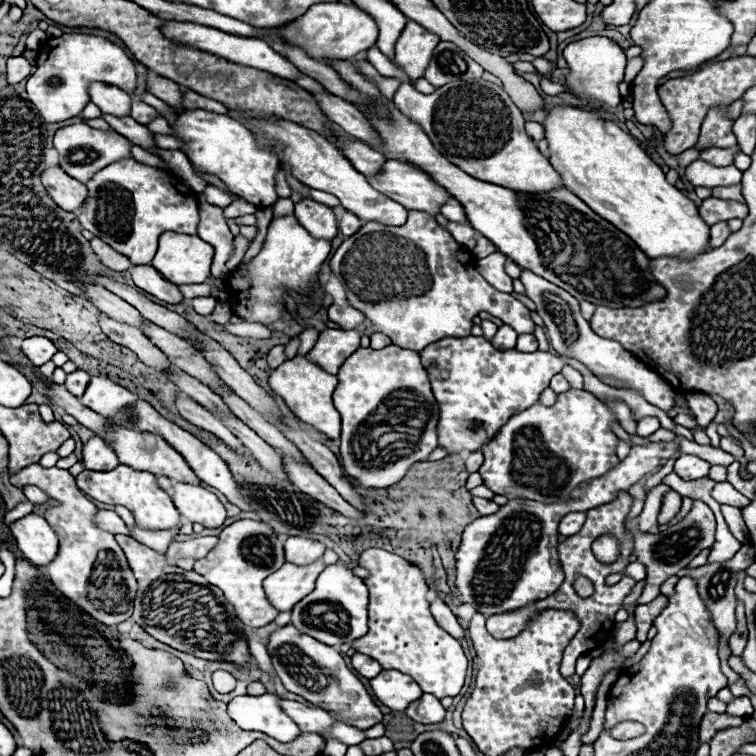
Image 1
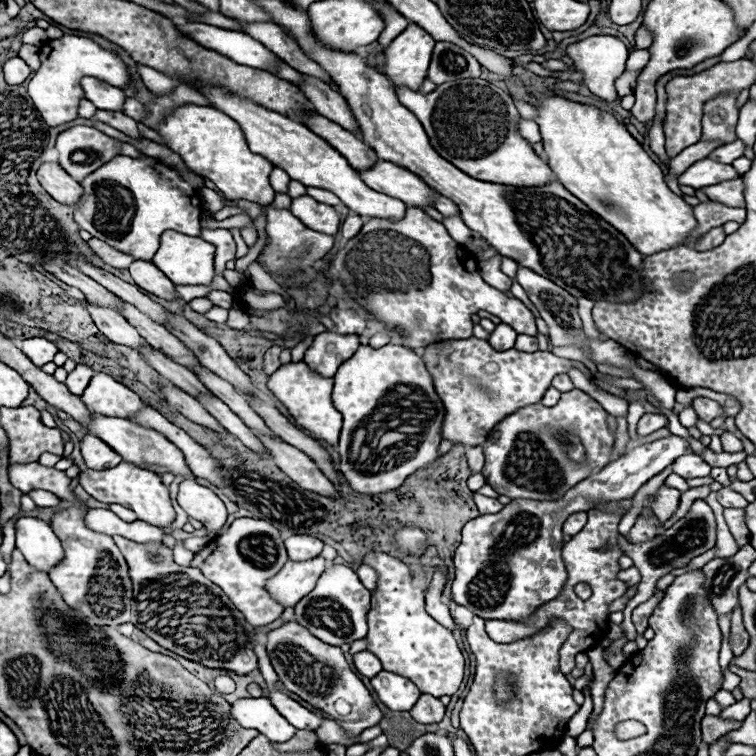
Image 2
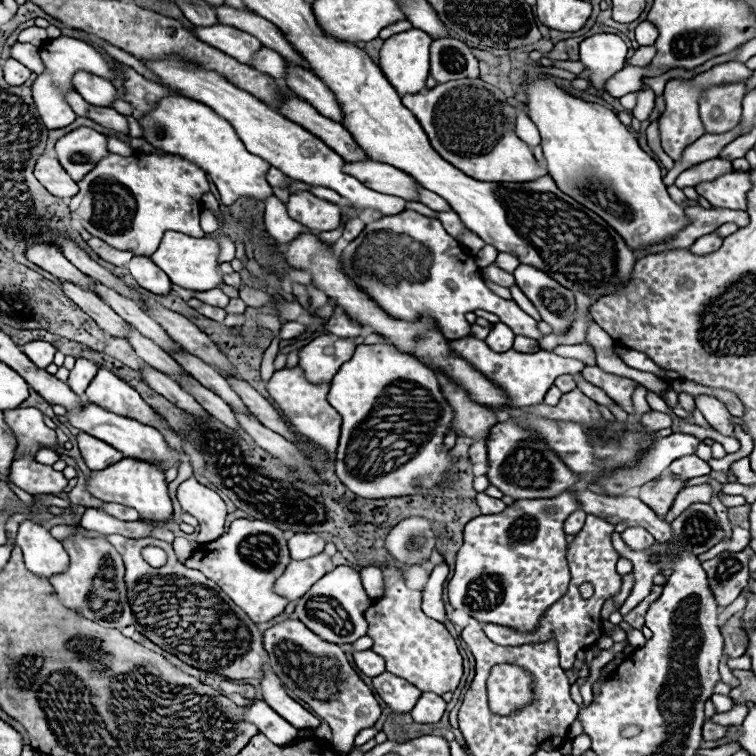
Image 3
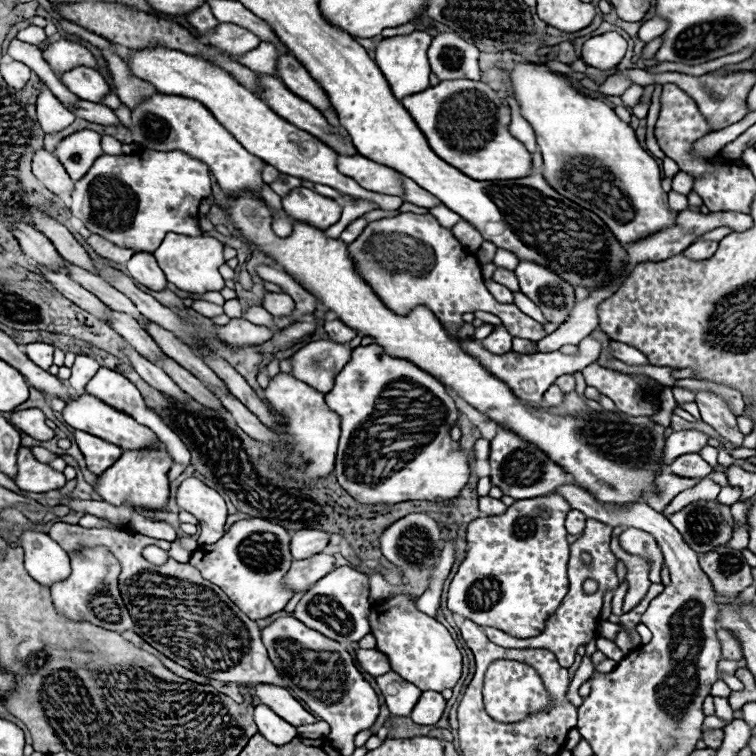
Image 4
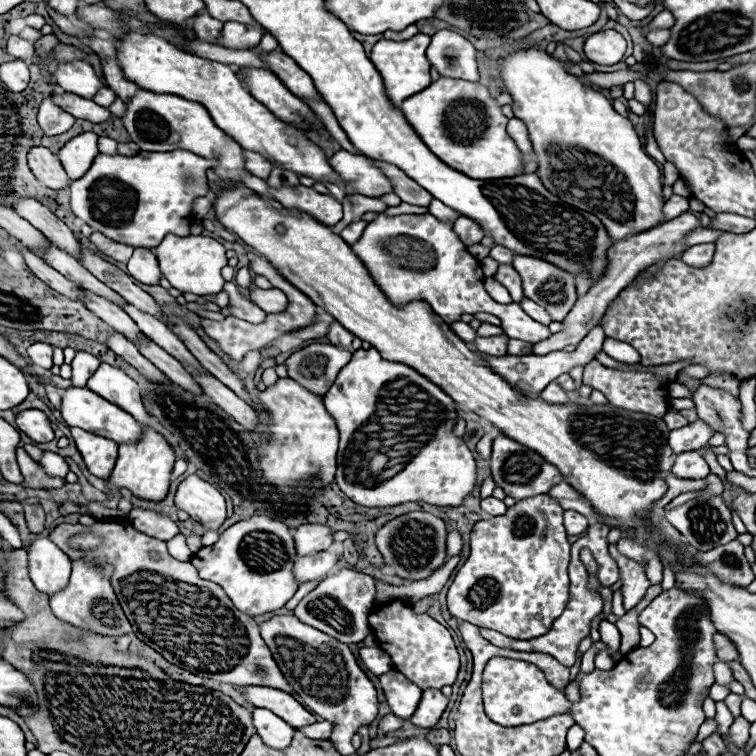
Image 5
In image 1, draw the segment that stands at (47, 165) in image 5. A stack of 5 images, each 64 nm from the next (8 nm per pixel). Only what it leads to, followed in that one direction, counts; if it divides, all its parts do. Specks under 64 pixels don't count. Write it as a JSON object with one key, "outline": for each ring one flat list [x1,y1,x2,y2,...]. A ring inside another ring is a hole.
{"outline":[[60,166,46,168,40,176,46,192,50,198,64,210,74,212,84,204,84,198,88,198,88,190,82,182,68,176]]}

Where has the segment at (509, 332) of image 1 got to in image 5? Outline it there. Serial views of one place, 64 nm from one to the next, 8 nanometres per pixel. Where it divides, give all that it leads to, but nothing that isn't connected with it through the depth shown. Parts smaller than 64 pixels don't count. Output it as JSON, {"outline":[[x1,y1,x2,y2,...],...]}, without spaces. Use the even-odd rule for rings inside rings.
{"outline":[[476,336,476,340,474,340,476,350,484,352,488,356,504,356,506,354,506,344,508,344,506,336,490,336,490,338]]}

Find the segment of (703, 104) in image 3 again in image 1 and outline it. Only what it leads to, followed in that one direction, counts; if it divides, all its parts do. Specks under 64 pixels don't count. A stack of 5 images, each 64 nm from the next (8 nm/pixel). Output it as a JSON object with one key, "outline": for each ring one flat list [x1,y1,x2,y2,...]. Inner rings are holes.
{"outline":[[714,106,708,110,702,132,696,146,714,146,714,148,728,148,736,144,736,136,732,134,734,120,728,118,728,106]]}

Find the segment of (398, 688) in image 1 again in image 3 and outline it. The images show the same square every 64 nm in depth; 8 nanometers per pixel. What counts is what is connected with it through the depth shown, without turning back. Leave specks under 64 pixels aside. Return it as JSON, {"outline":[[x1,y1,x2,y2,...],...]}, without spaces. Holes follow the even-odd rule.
{"outline":[[384,672,372,678,372,684,380,694,380,698,392,708,392,712,398,712,398,714,410,712,422,694,416,686,412,686,404,678,390,672]]}

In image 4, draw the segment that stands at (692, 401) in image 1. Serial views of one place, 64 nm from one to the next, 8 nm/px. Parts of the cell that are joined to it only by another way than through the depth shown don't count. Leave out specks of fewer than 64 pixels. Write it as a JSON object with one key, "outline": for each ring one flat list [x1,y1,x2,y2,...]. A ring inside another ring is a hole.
{"outline":[[696,392,696,404,702,422,710,424,724,440,732,442,736,448,742,446,744,434,738,430,736,414,732,414,728,402,714,392]]}

